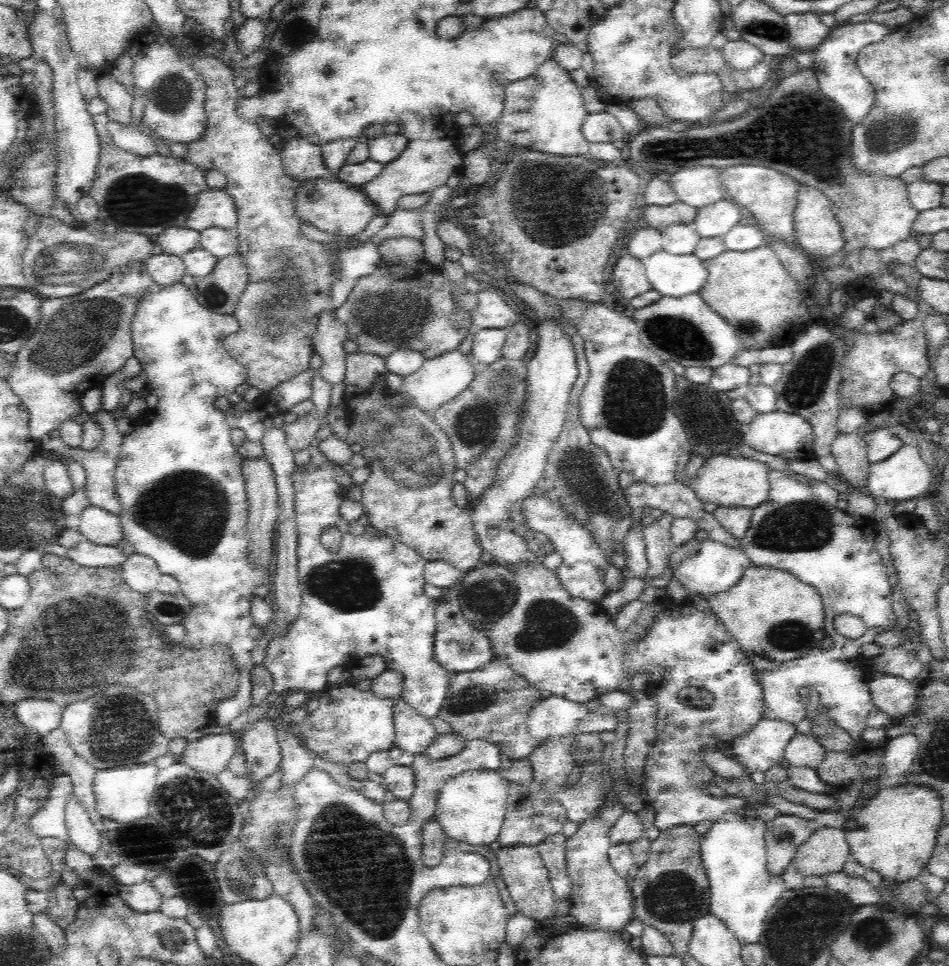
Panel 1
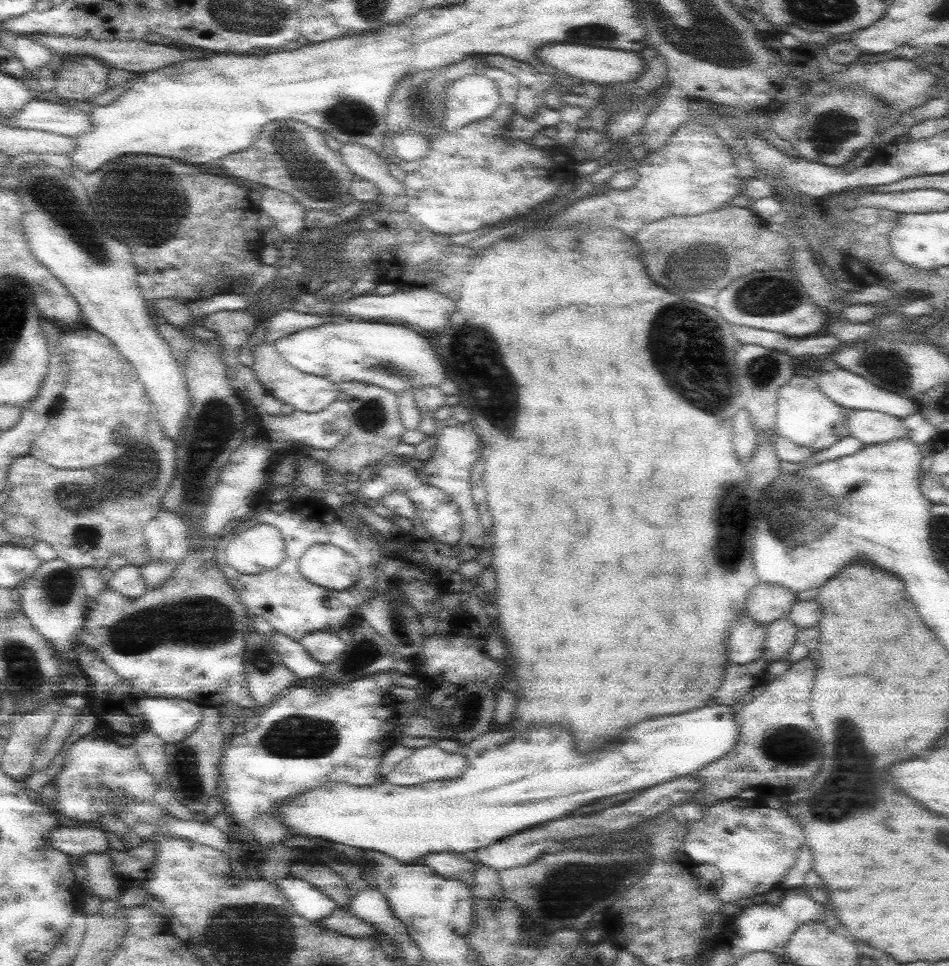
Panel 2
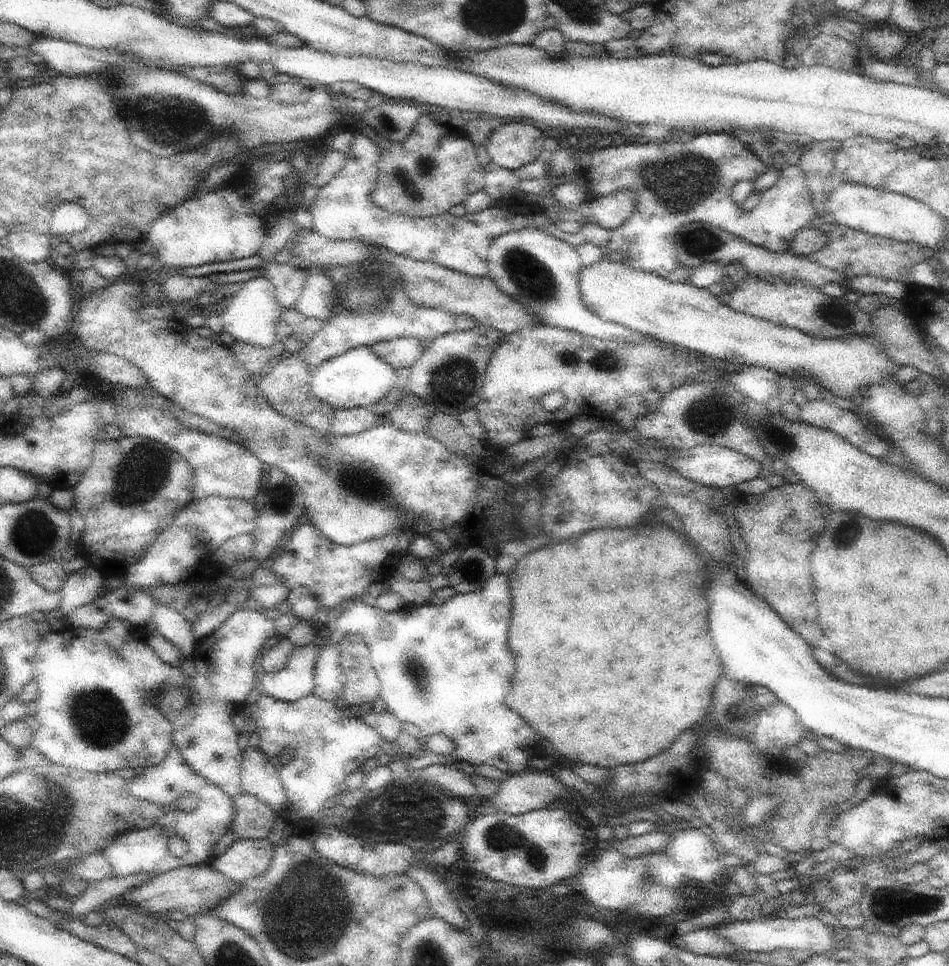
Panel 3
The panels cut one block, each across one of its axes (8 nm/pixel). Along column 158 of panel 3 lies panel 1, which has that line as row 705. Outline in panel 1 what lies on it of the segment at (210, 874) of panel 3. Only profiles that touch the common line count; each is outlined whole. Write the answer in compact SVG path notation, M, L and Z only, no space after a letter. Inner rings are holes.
M882 672L868 681L873 704L890 719L911 714L919 696L919 683Z

